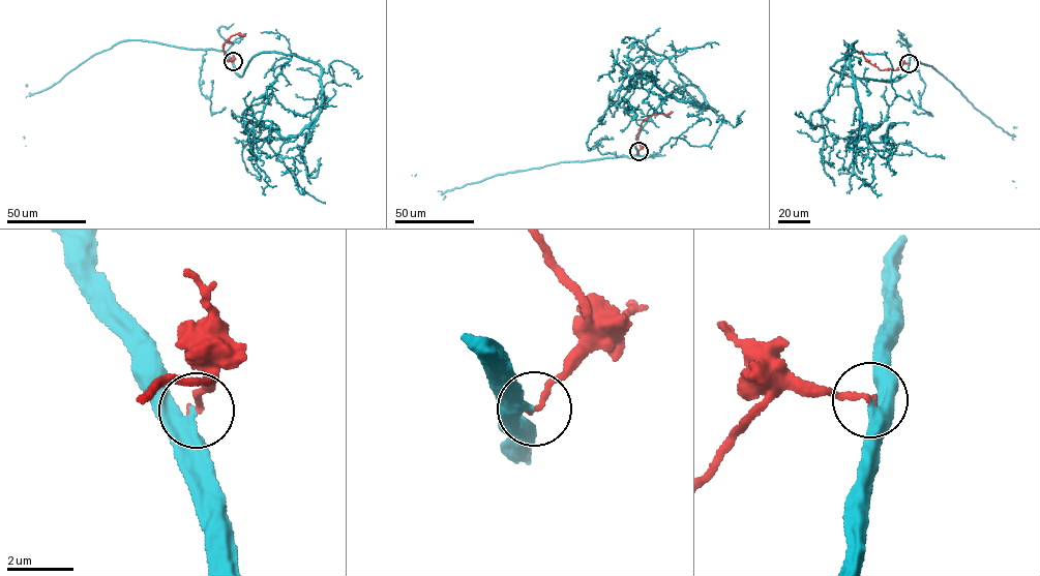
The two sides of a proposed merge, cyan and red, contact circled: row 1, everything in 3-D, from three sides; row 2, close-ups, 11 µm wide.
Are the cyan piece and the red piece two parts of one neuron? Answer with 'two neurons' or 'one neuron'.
one neuron

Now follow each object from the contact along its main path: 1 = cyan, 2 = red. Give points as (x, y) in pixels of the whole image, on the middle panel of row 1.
1: (639, 151), (641, 129), (680, 87), (693, 85), (715, 111), (645, 72), (616, 104), (639, 104)
2: (639, 151), (641, 147), (636, 134), (642, 122), (653, 115), (673, 112)

